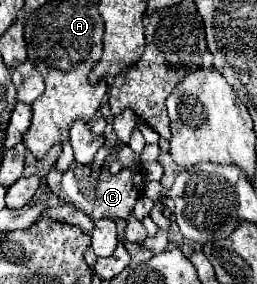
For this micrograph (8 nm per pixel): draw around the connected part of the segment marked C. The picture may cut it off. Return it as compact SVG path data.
M72 164L66 172L58 172L56 168L52 168L48 174L46 174L46 184L48 184L48 190L54 194L54 196L60 196L62 202L82 210L86 216L90 216L92 220L98 220L98 218L120 218L120 220L128 220L128 216L132 214L134 210L134 204L136 200L142 196L144 192L144 176L138 168L124 168L120 174L112 176L108 174L108 168L106 164L100 168L100 174L98 174L98 182L92 184L90 182L90 166L80 166L80 164Z

